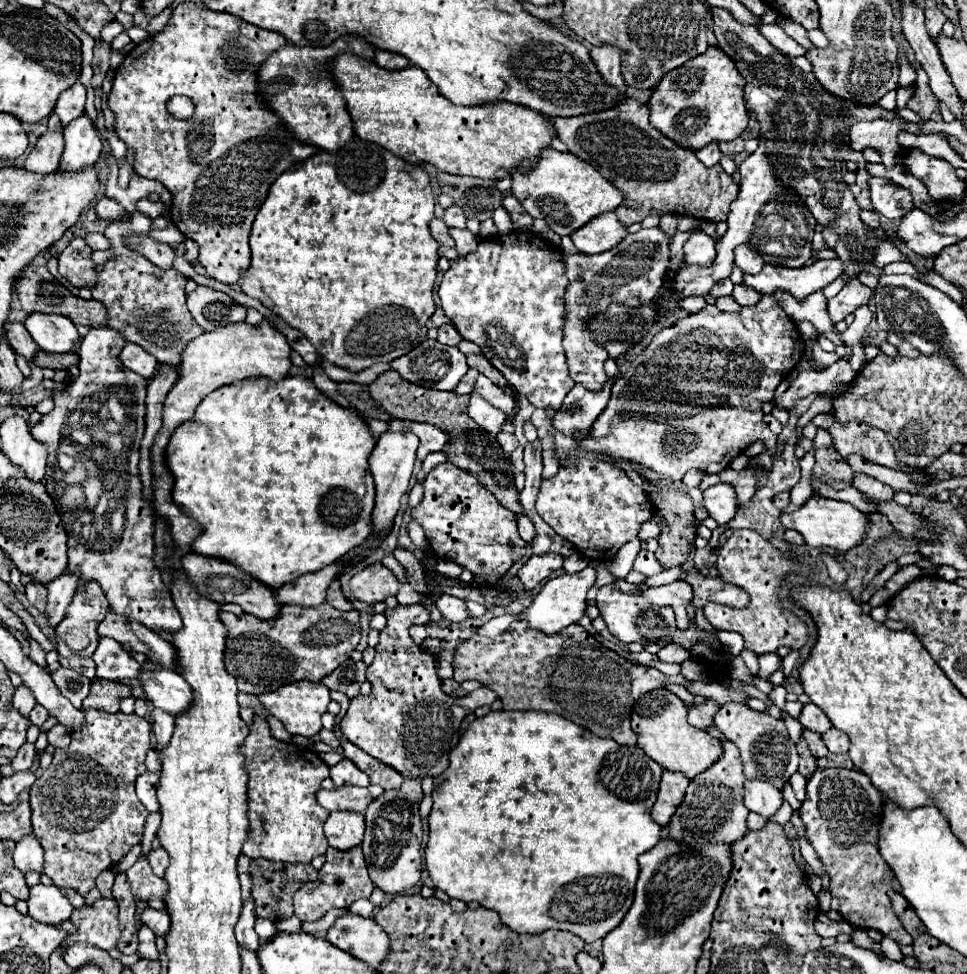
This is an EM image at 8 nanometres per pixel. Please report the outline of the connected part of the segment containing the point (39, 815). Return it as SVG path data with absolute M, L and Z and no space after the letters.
M88 709L86 717L92 717L88 725L82 731L72 733L72 743L66 749L54 751L52 765L30 787L32 827L42 849L46 851L44 873L56 887L72 887L82 895L96 887L96 877L102 871L112 869L134 845L142 841L148 811L136 797L134 779L146 771L144 759L150 749L152 733L152 725L136 713L110 715L100 709Z

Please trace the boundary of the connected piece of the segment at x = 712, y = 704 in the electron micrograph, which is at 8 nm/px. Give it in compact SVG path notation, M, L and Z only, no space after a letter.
M706 701L704 705L696 705L694 709L688 711L688 721L690 725L694 727L700 727L700 729L706 729L708 725L712 725L712 717L714 713L720 709L720 705L716 701Z

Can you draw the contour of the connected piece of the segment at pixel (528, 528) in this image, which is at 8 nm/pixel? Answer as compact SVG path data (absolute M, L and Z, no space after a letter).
M516 515L516 519L518 519L518 533L520 533L520 537L530 543L534 539L534 535L536 535L532 521L526 515Z

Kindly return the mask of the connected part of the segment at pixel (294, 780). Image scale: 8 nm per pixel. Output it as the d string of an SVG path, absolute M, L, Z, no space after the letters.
M254 715L254 725L240 753L244 753L244 767L248 771L250 819L250 833L242 853L250 859L264 857L284 863L310 863L312 857L324 855L328 841L324 841L322 827L330 813L316 801L316 791L328 777L330 767L314 751L274 739L264 715Z

